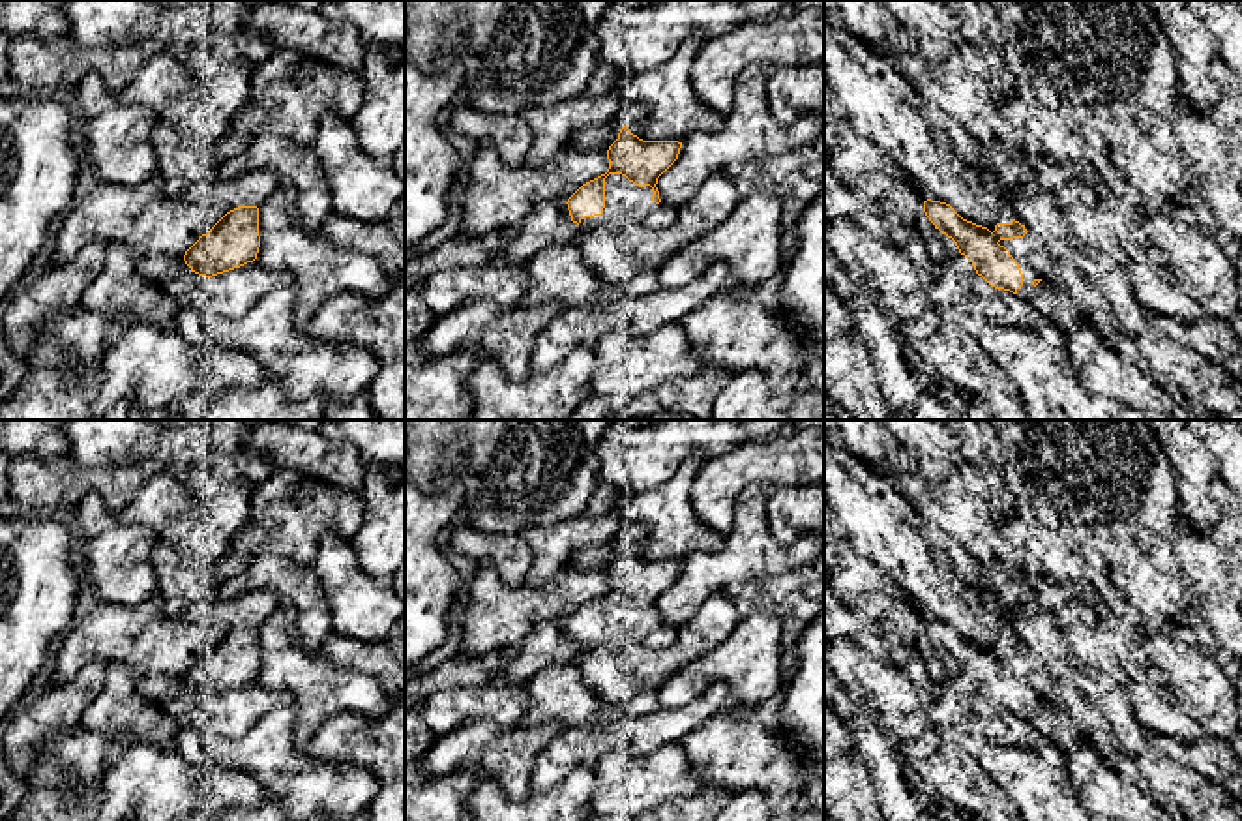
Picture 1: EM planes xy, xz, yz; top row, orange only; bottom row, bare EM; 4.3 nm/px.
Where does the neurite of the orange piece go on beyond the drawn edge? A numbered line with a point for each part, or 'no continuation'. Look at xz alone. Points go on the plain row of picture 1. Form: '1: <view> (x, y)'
1: xz (624, 623)

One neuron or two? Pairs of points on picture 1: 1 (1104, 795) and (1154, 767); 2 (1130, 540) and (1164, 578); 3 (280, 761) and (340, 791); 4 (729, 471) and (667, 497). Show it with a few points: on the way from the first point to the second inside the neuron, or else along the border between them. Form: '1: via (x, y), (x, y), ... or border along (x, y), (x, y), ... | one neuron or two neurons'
1: border along (1141, 784), (1153, 797) | two neurons
2: via (1136, 550), (1154, 568) | one neuron
3: via (295, 765), (302, 765), (325, 788) | one neuron
4: border along (703, 462), (692, 488), (692, 508), (709, 527) | two neurons

